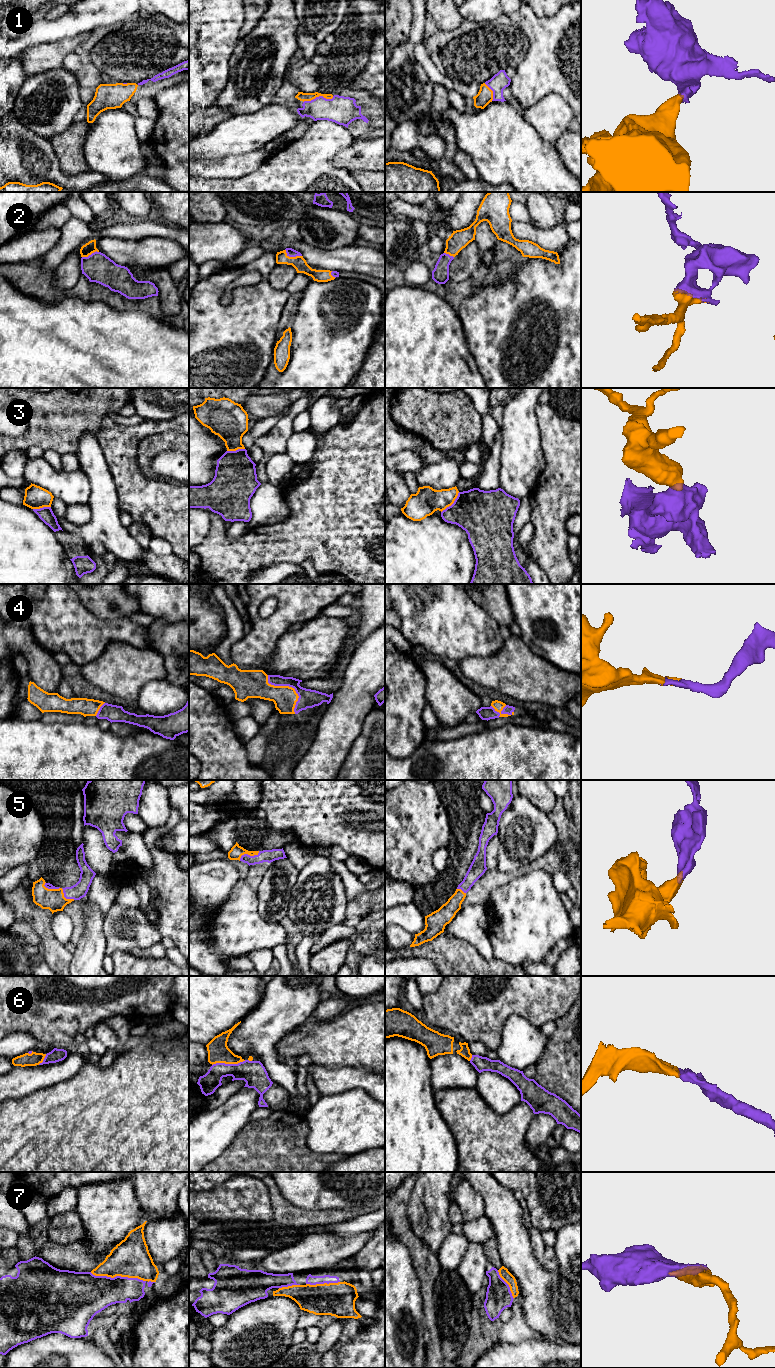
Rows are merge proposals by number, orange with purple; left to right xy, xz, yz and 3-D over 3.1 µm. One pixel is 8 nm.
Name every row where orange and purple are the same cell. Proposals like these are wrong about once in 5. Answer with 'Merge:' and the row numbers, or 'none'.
Merge: 1, 2, 4, 5, 6, 7

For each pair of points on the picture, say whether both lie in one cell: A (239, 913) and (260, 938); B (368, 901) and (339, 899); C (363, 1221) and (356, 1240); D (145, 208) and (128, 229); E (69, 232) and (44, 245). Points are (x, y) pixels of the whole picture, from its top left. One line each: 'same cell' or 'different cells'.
A: same cell
B: different cells
C: different cells
D: different cells
E: different cells

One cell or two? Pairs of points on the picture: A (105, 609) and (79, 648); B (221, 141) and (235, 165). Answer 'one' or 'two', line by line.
A: two
B: two

